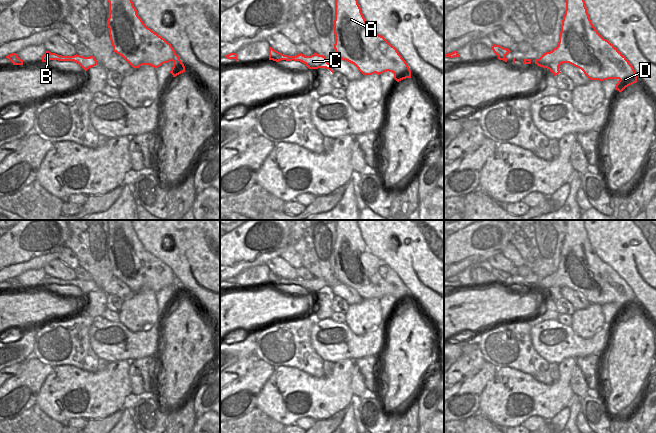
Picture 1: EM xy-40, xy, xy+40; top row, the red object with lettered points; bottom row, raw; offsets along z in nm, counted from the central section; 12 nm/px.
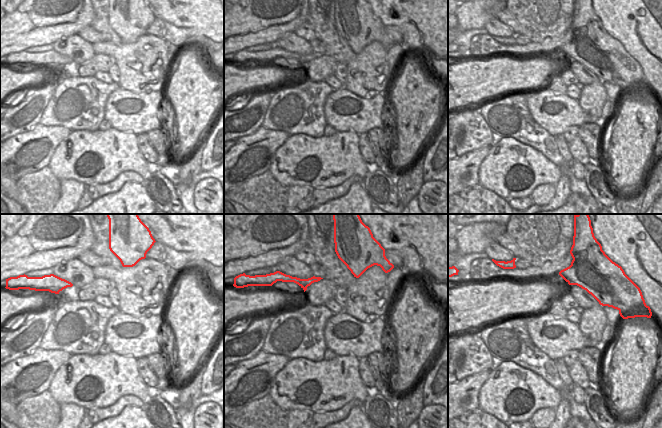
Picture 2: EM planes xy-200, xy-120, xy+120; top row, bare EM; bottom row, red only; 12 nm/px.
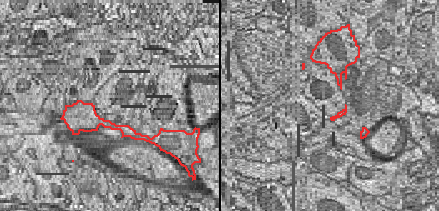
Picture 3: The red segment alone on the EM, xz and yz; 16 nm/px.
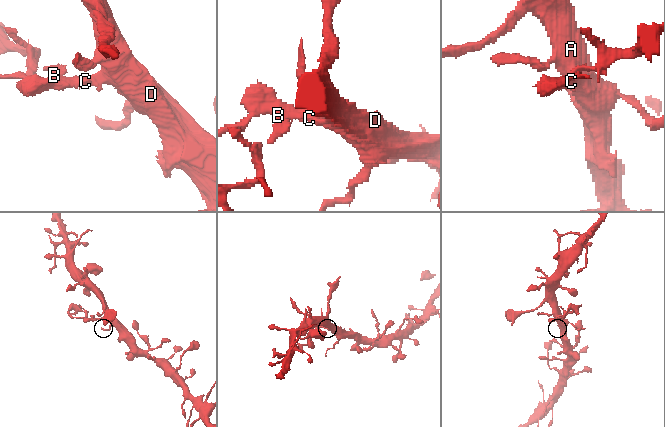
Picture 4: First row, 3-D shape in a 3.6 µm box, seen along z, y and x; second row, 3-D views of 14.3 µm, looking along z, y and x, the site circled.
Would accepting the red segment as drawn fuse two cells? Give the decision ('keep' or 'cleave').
cleave

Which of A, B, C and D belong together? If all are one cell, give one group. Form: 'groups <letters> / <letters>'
groups A D / B C

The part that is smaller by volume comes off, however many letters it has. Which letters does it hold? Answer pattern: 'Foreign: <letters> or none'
Foreign: B, C

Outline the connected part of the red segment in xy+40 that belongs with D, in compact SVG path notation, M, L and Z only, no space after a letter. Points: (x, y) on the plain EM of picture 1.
M566 220L566 234L563 240L558 270L553 273L557 278L557 285L547 290L547 293L558 299L559 290L569 287L579 293L590 304L604 305L618 303L615 313L622 316L626 311L637 306L637 298L625 280L608 264L604 263L592 248L583 220Z

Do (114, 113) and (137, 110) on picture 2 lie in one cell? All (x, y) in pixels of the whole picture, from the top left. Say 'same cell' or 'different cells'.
same cell

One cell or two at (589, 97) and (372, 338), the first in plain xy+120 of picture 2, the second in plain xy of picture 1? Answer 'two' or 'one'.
two

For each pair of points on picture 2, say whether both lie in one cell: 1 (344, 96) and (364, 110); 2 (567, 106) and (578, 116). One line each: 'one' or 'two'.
1: one
2: one

